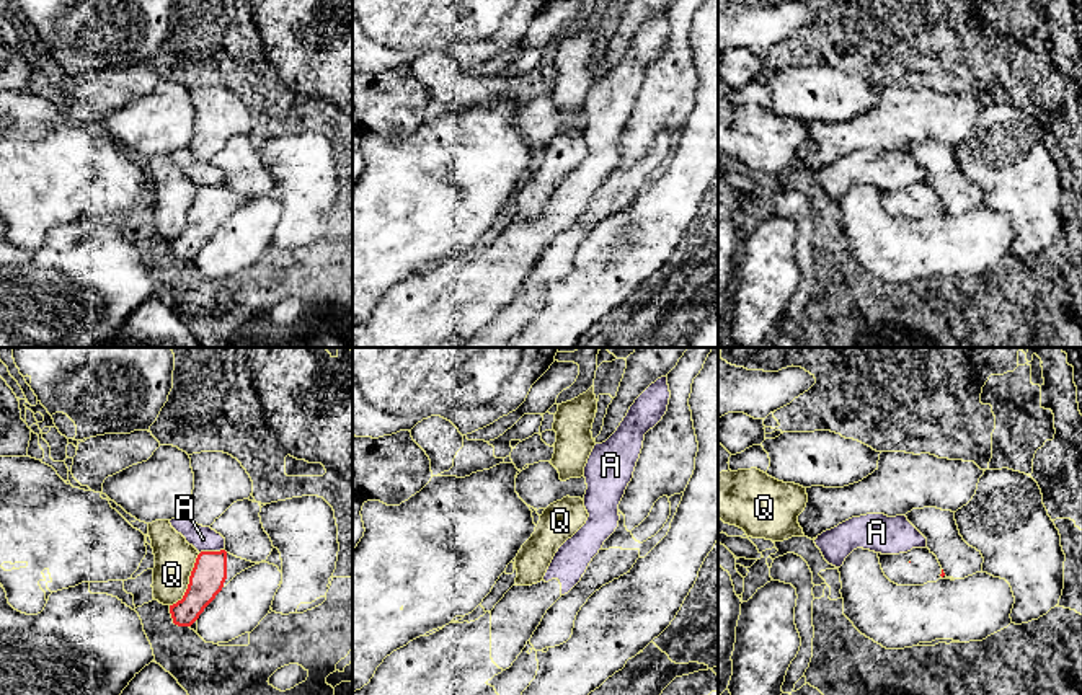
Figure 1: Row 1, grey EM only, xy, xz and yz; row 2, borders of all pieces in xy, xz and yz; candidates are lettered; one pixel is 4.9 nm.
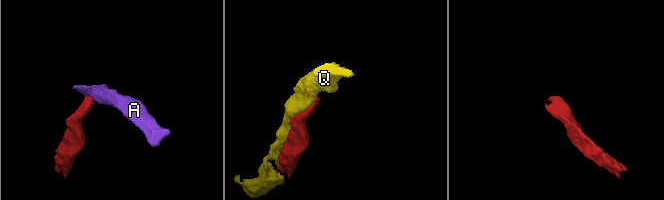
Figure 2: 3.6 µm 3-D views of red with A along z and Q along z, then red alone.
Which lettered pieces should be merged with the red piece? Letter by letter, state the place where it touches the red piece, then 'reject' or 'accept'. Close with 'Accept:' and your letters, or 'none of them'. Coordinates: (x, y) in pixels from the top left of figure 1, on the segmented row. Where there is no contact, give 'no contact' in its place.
A: contact xy (211, 552); reject
Q: contact xy (190, 581); reject
Accept: none of them

